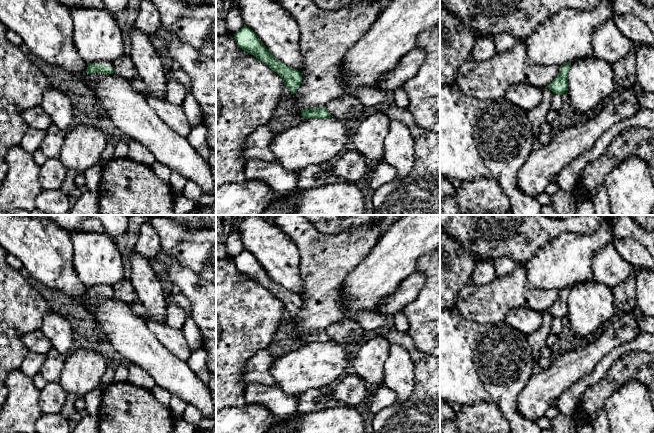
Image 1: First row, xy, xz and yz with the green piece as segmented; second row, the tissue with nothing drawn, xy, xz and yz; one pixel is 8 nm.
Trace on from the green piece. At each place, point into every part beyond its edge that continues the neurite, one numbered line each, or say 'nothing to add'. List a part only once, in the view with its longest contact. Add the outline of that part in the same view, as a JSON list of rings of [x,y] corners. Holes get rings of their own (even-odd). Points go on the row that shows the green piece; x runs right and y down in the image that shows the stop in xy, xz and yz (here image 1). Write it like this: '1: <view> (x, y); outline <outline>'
1: xy (101, 62); outline [[[100,60],[100,61],[94,62],[94,63],[96,65],[106,65],[106,66],[110,66],[112,68],[111,71],[113,71],[113,68],[114,68],[114,63],[113,62]]]

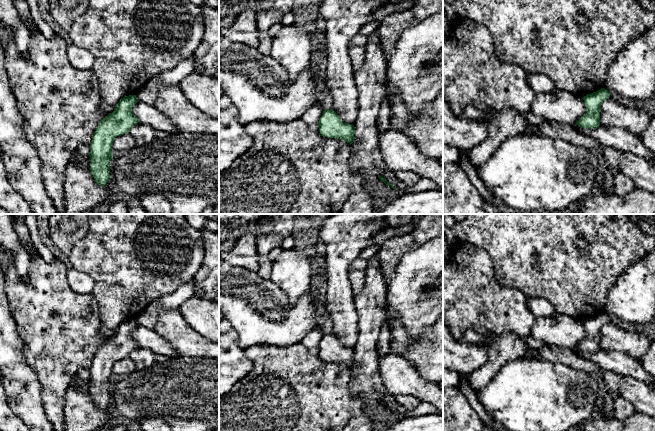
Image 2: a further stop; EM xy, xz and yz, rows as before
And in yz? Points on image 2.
nothing to add

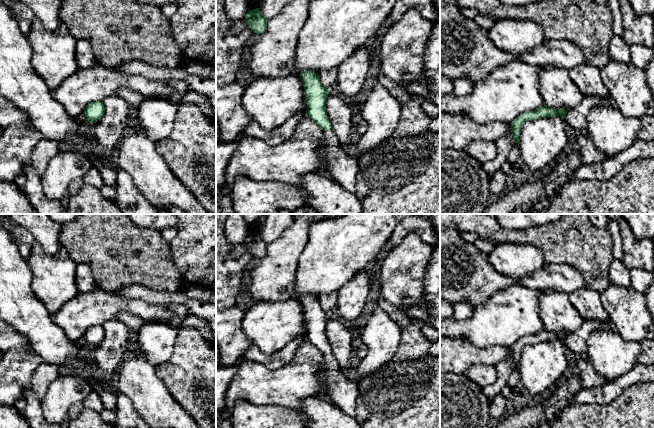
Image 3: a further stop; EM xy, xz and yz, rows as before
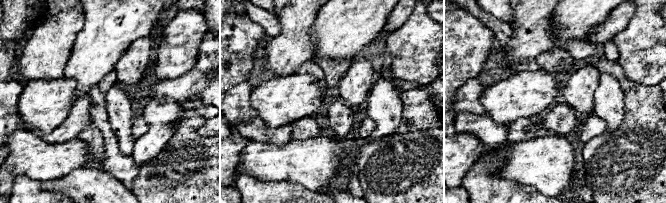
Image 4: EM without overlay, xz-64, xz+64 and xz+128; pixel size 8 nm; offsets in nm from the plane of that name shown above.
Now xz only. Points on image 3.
1: xz (343, 168); outline [[[332,129],[323,131],[324,155],[326,170],[333,179],[351,193],[356,190],[356,176],[358,173],[357,158],[350,157],[340,145],[339,138]]]

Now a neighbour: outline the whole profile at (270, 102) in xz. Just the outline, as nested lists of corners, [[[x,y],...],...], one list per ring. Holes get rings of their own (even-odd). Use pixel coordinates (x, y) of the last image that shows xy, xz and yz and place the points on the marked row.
[[[293,74],[281,78],[259,77],[245,87],[242,105],[251,121],[271,131],[300,110],[307,110],[303,81]]]

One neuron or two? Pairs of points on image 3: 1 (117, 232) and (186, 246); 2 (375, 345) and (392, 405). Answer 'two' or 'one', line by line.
1: two
2: two

